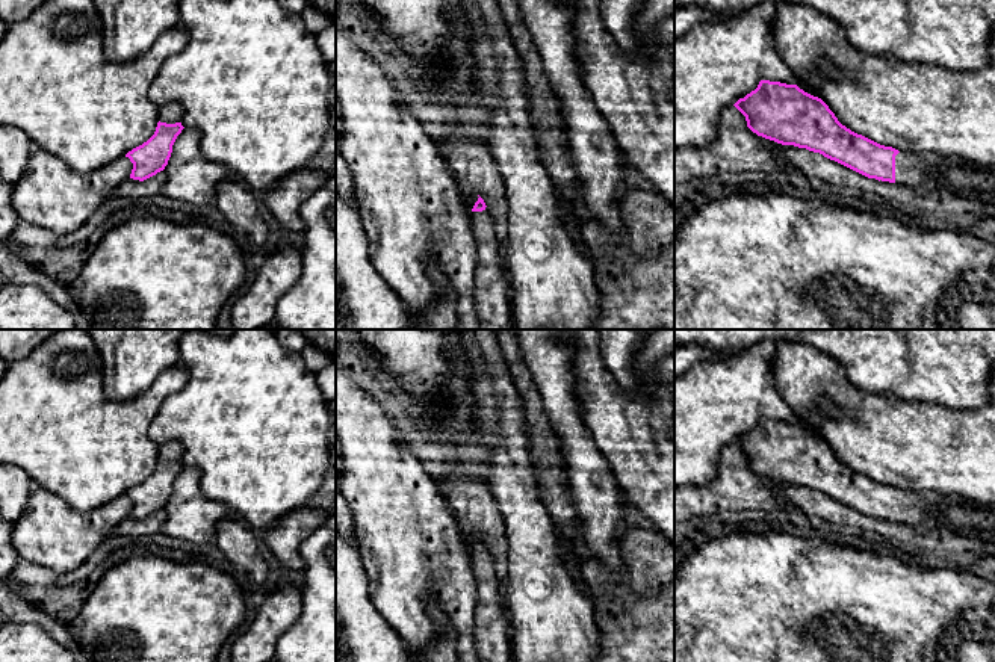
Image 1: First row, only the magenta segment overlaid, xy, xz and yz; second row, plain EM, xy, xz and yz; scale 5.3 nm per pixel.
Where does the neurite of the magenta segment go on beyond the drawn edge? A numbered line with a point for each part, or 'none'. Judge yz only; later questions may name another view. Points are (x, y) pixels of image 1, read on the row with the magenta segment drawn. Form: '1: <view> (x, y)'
1: yz (923, 170)

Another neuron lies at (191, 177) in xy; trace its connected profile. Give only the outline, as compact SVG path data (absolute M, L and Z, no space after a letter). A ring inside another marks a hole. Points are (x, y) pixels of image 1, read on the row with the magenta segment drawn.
M184 127L181 130L163 169L166 181L160 193L206 212L213 207L218 184L234 174L228 168L207 160L200 144L201 135L197 128Z

